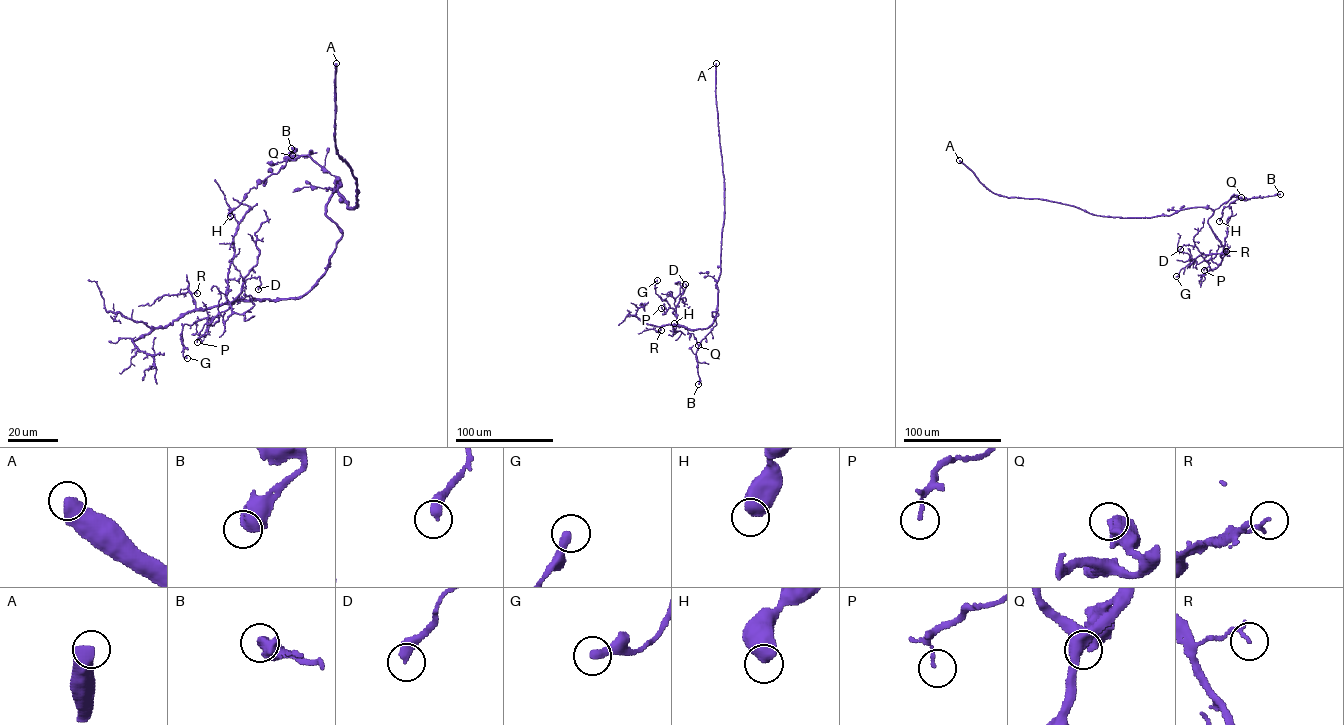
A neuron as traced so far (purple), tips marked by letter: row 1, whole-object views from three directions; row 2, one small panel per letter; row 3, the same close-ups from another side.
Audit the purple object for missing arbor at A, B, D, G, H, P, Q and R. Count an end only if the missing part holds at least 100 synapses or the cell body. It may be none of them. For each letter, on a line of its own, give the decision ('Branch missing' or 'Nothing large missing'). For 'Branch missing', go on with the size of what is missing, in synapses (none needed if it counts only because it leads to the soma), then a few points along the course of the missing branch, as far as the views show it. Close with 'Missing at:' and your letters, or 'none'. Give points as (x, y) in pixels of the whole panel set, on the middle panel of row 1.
A: Branch missing. Roughly 950 synapses
B: Nothing large missing
D: Nothing large missing
G: Nothing large missing
H: Nothing large missing
P: Nothing large missing
Q: Nothing large missing
R: Nothing large missing
Missing at: A

